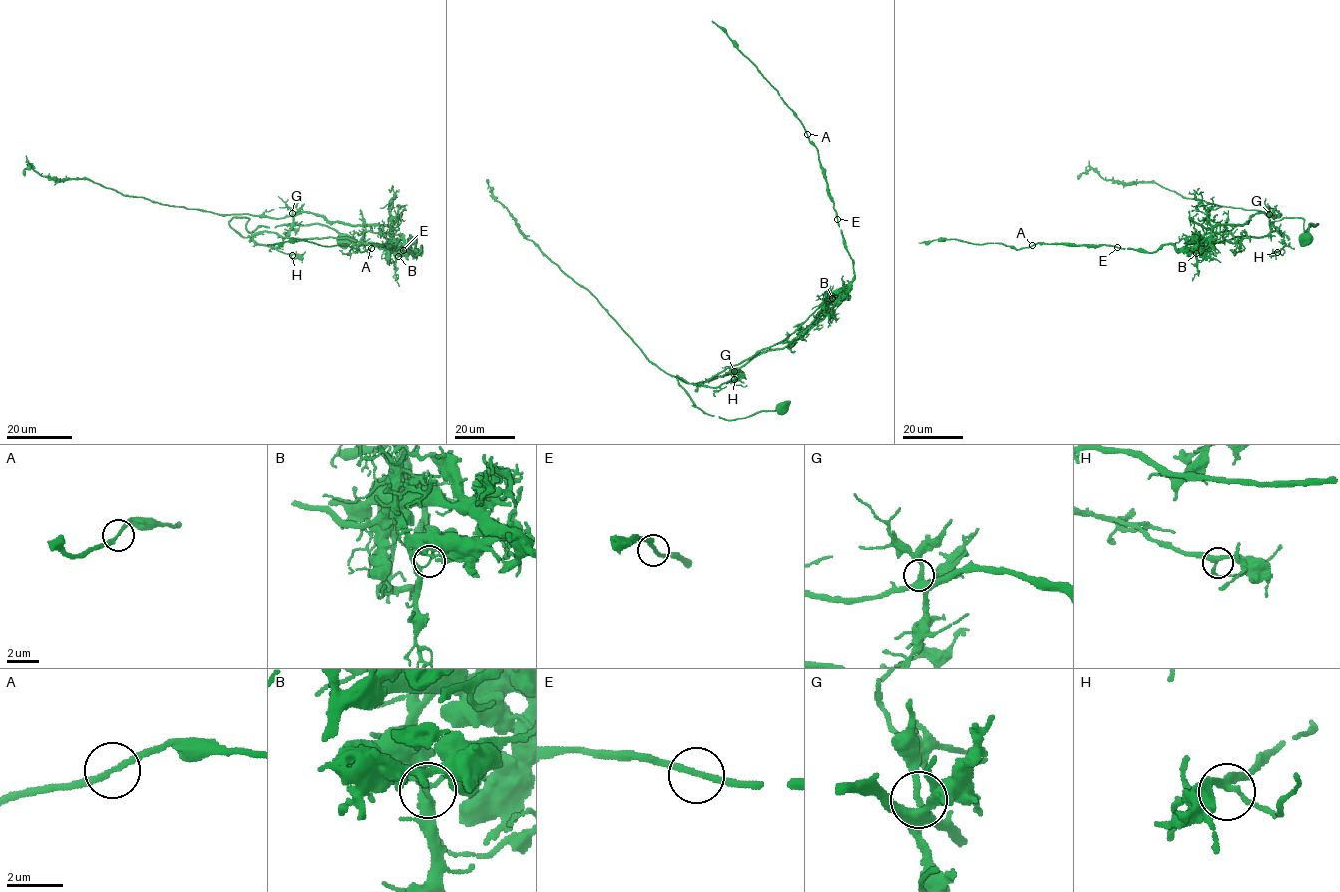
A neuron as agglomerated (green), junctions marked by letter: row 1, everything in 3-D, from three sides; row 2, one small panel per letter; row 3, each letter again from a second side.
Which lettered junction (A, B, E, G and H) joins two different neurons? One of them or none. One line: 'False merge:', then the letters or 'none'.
False merge: B

